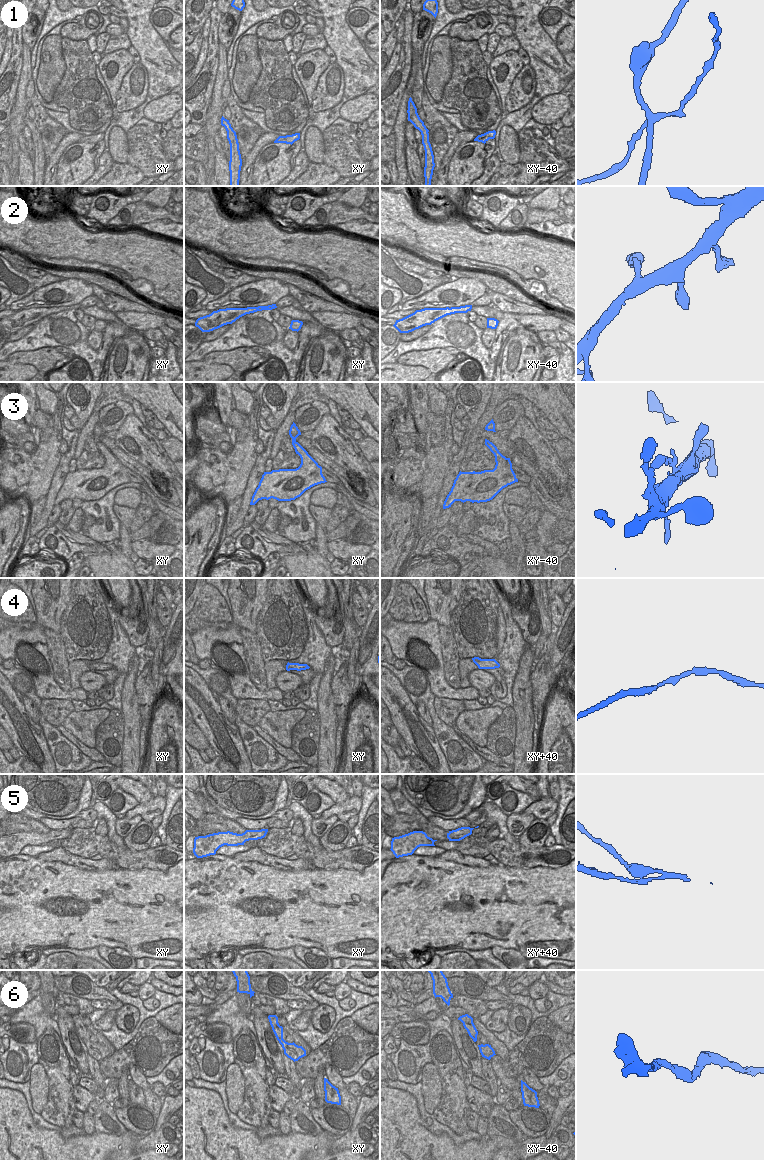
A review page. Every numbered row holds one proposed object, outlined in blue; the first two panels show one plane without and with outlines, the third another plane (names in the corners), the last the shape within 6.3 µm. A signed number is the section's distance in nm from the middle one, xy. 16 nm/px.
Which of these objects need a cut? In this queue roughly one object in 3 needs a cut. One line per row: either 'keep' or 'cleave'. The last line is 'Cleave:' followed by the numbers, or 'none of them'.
1: cleave
2: keep
3: keep
4: keep
5: cleave
6: keep
Cleave: 1, 5

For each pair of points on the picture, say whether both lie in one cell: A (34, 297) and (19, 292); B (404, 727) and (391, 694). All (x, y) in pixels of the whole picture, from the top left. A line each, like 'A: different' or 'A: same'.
A: different
B: same

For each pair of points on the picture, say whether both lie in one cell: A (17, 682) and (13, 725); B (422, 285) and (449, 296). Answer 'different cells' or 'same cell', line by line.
A: different cells
B: different cells

